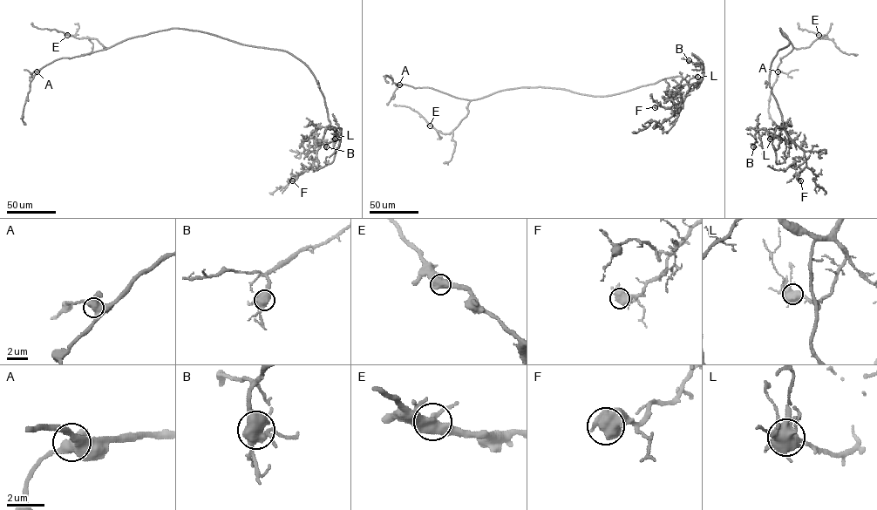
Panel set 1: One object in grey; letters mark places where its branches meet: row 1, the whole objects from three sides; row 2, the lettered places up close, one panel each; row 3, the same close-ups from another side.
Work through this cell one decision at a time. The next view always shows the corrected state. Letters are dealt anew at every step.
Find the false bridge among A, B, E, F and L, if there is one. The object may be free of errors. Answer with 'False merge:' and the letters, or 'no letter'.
False merge: no letter

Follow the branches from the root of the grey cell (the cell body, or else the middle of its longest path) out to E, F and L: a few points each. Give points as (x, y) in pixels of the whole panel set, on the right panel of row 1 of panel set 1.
E: (788, 39), (780, 28), (782, 35), (797, 49), (809, 47), (817, 39), (826, 38), (819, 35)
F: (788, 39), (772, 60), (769, 84), (786, 134), (804, 151), (806, 166), (800, 180)
L: (788, 39), (789, 44), (778, 51), (770, 67), (769, 84), (784, 125), (778, 127), (774, 137), (770, 139)

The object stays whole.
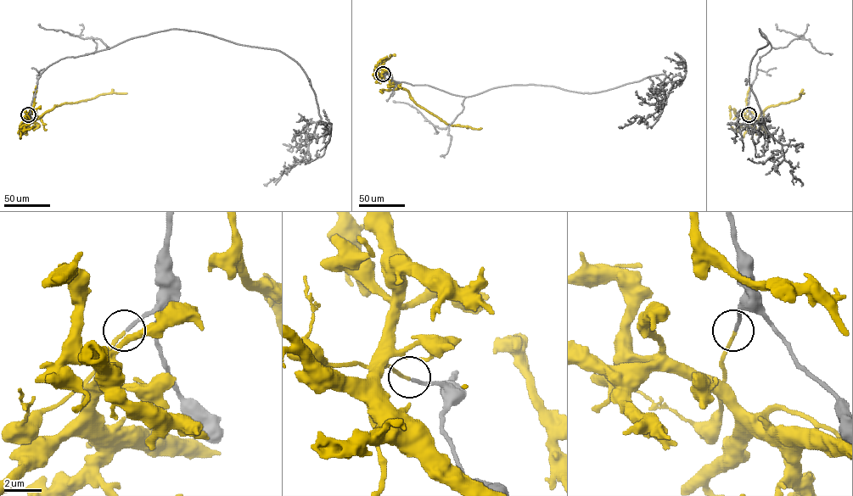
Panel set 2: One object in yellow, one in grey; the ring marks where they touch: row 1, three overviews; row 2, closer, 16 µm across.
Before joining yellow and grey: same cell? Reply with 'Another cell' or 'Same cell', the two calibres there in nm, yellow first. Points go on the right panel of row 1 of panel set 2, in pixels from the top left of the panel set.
Another cell. Thickness 170 nm (yellow) against 180 nm

